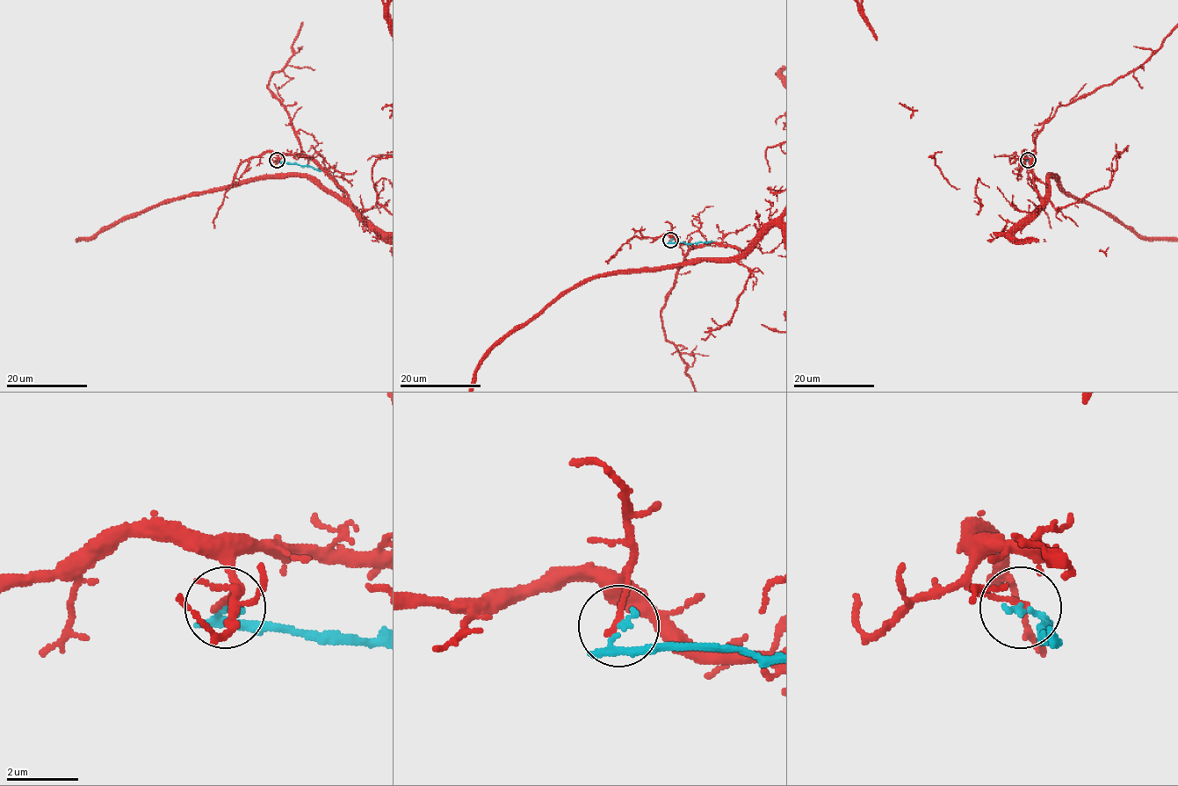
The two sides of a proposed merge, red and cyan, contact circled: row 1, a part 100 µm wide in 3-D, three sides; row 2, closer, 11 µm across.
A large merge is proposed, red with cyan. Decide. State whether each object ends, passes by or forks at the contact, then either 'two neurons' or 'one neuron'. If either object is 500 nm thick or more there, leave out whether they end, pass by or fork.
red ends | cyan passes by | two neurons

